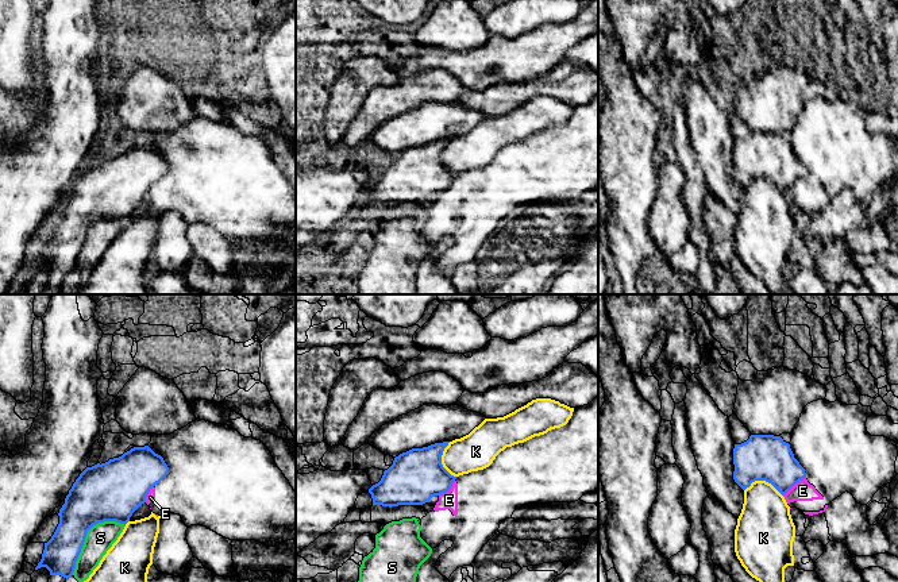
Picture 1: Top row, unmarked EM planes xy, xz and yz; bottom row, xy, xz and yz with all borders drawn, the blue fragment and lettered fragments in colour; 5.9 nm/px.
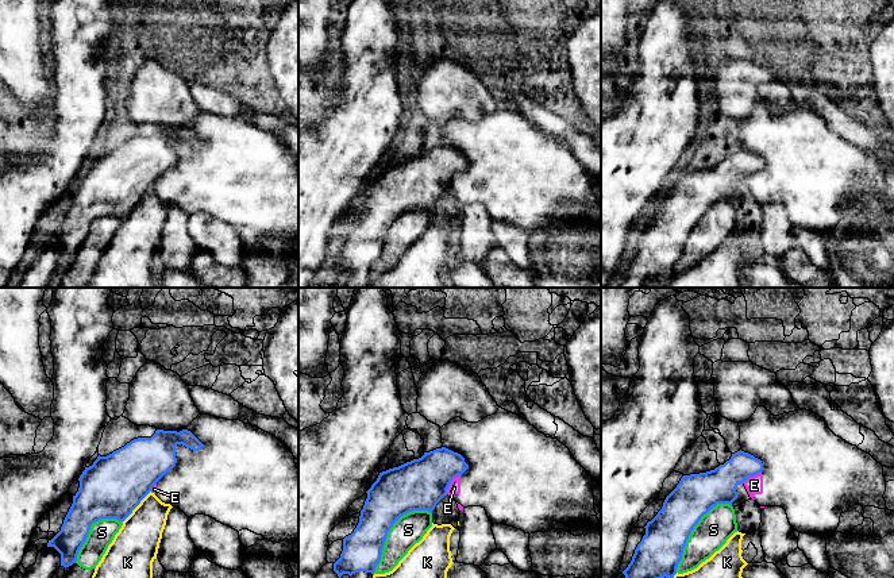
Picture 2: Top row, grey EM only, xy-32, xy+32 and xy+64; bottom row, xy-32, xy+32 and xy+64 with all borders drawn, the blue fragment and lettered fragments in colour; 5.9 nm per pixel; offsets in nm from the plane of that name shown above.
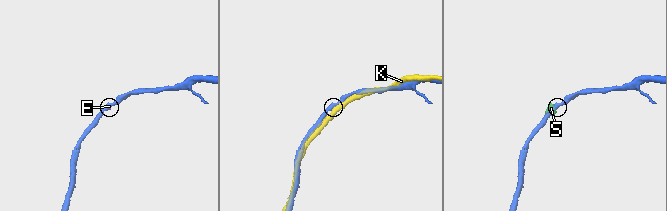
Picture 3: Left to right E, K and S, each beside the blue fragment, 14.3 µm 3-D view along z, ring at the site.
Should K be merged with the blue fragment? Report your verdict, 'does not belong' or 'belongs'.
does not belong

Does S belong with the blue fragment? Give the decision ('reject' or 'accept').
reject

